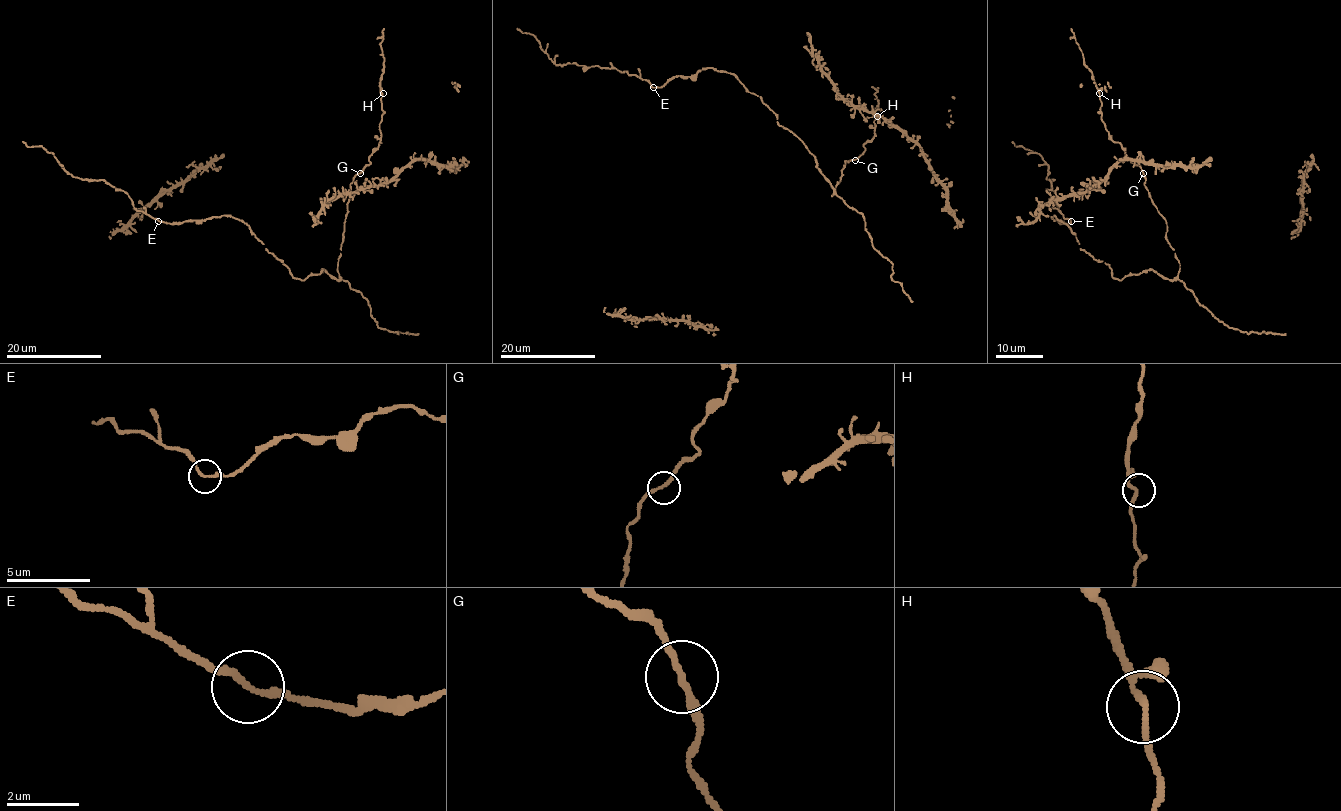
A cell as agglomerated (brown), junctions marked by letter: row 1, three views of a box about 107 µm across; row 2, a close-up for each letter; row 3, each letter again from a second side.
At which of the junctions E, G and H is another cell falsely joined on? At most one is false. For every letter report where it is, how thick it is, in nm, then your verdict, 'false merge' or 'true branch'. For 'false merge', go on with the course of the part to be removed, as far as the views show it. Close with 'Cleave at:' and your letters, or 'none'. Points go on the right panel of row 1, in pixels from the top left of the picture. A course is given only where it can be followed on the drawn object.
E: at (1071, 221); 160 nm thick; false merge; foreign part runs (1070, 220), (1063, 217), (1055, 203), (1055, 193), (1047, 178), (1048, 166), (1037, 153), (1016, 147), (1011, 142)
G: at (1143, 173); 160 nm thick; true branch
H: at (1099, 93); 160 nm thick; true branch
Cleave at: E

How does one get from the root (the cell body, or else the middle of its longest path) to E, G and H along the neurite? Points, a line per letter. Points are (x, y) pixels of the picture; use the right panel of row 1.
E: (1147, 272), (1114, 279), (1105, 262), (1082, 250), (1072, 230), (1051, 217), (1061, 223), (1070, 220)
G: (1147, 272), (1153, 269), (1172, 280), (1177, 275), (1180, 263), (1166, 236), (1167, 222), (1144, 185), (1143, 173)
H: (1147, 272), (1172, 280), (1180, 263), (1142, 169), (1105, 128), (1099, 93)

